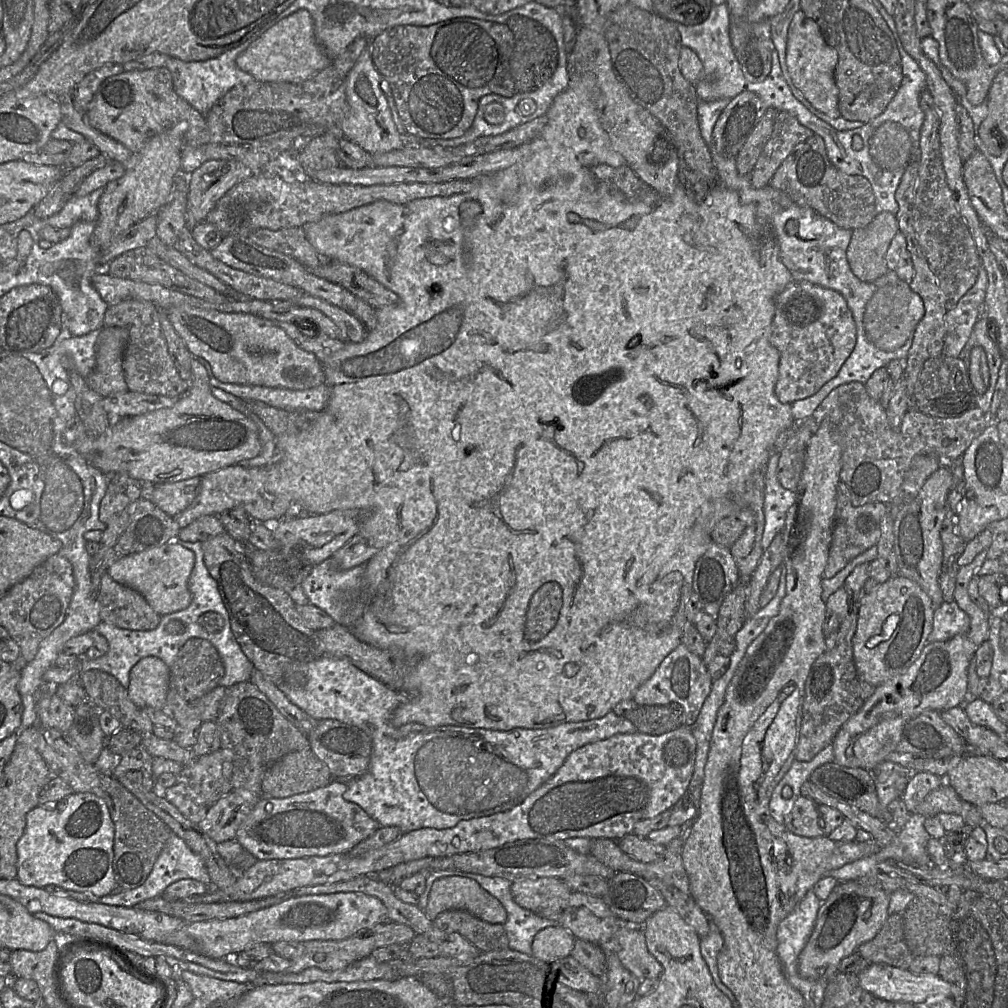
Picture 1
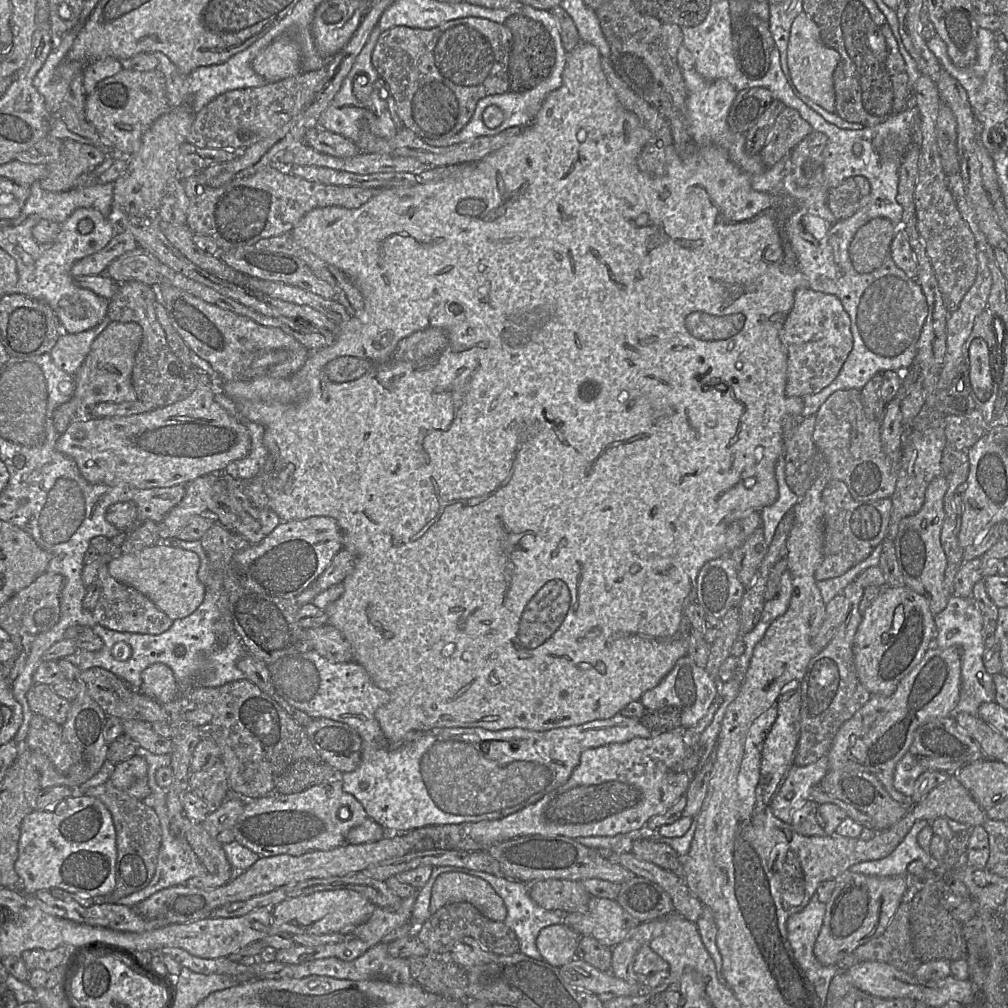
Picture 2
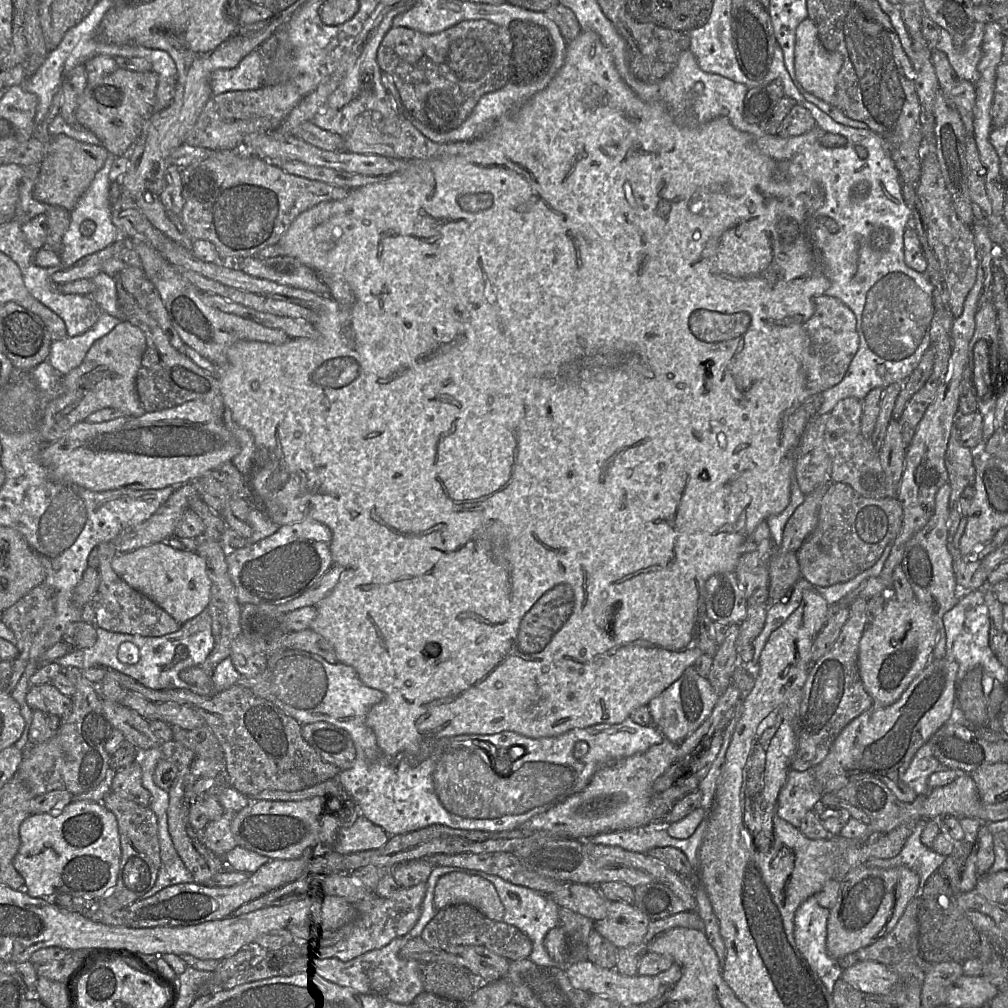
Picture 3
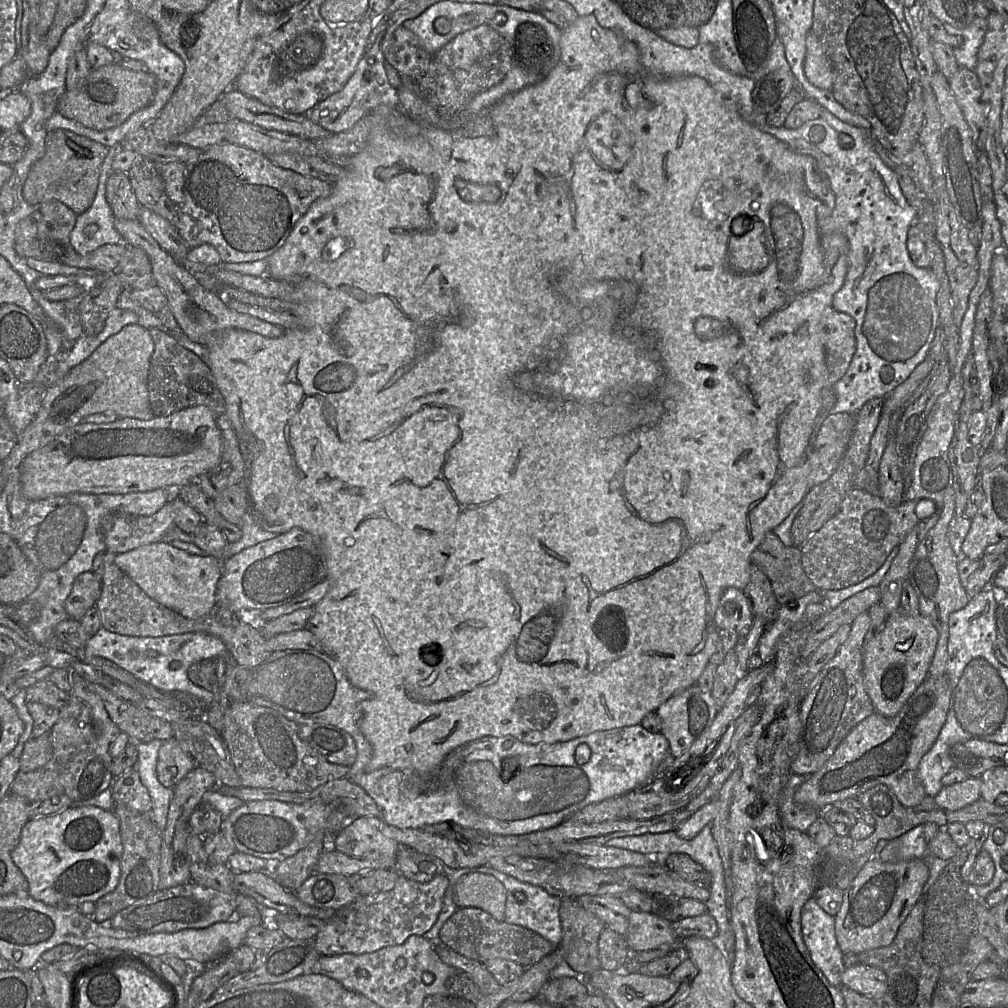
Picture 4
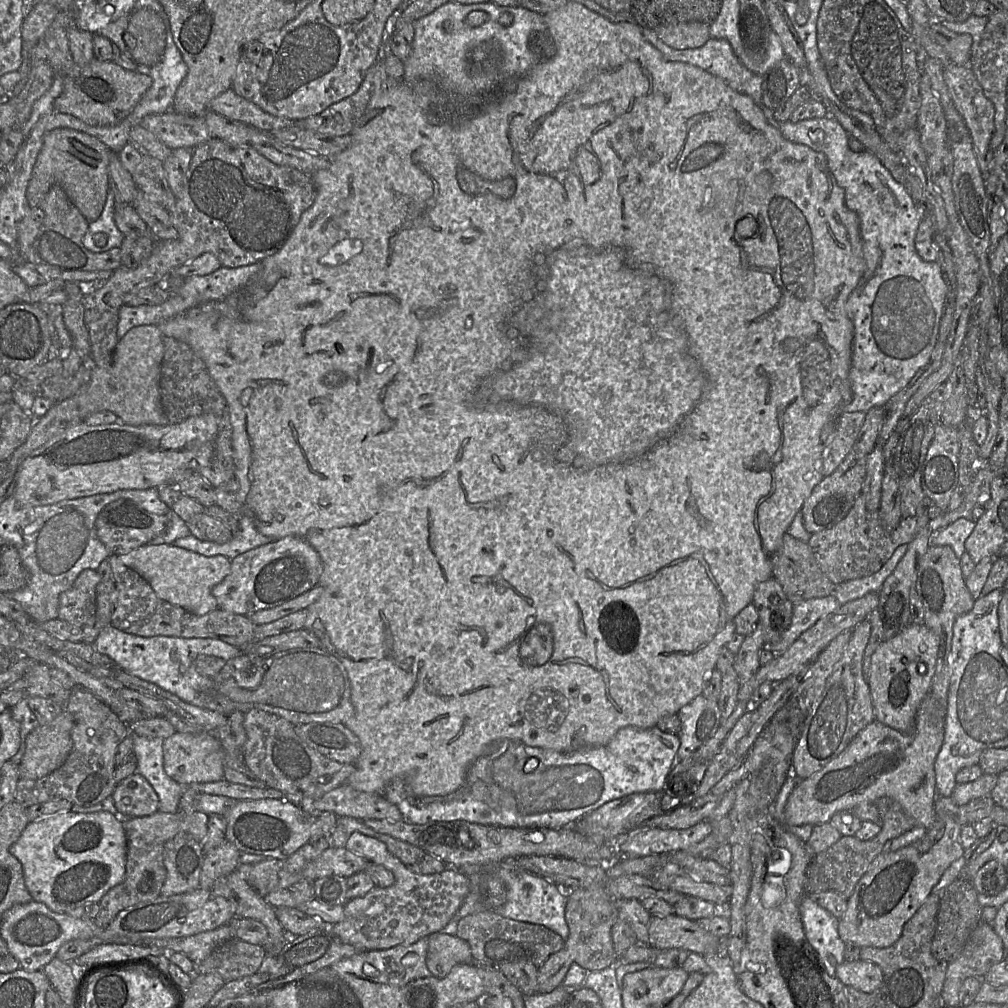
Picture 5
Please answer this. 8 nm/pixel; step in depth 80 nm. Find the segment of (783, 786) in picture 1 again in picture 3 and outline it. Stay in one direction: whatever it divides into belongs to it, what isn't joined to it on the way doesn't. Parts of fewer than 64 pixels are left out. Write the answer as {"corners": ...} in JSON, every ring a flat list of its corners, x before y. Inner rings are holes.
{"corners":[[809,768,805,771,791,769,788,773,786,784,778,795,774,815,799,828,807,812,815,810,817,814,822,794,814,777,814,768]]}

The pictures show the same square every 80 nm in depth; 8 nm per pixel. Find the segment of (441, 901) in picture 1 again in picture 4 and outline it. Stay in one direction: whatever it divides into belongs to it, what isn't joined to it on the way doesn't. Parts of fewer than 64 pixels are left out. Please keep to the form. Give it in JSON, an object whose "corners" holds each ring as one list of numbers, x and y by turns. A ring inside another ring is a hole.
{"corners":[[484,873,463,875,450,885,450,895,458,908,479,908,498,921,505,919,507,891,492,875]]}

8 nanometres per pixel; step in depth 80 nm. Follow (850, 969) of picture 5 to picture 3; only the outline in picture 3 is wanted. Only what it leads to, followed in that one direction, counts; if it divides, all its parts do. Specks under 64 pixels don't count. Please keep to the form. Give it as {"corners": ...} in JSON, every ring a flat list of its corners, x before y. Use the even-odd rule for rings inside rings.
{"corners":[[859,961,845,969,842,979,857,990,874,995,891,992,898,983,898,975,875,961]]}

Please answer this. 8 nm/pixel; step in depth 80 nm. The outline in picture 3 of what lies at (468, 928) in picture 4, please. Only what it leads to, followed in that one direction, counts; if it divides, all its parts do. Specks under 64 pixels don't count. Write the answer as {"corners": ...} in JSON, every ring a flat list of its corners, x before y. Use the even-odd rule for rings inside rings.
{"corners":[[467,904,449,906,440,910,421,935,428,944,457,955,460,955,466,946,472,945,483,946,509,961,528,959,532,951,531,940,518,928,504,922,493,921]]}

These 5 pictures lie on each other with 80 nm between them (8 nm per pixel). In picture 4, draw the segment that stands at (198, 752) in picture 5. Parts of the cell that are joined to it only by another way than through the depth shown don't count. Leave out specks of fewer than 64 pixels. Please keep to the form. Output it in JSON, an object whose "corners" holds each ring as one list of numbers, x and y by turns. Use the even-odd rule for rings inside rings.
{"corners":[[175,738,162,743,156,767,157,778,166,788,174,788,197,765]]}

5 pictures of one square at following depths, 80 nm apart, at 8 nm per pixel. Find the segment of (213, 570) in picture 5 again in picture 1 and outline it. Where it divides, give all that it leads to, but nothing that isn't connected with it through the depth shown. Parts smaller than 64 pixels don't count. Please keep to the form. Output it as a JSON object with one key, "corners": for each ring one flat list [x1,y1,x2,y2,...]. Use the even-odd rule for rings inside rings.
{"corners":[[165,543,141,552,133,553,113,563,107,570,116,582,139,592,160,616,186,609,192,596,188,580,195,563,192,551,175,543]]}

